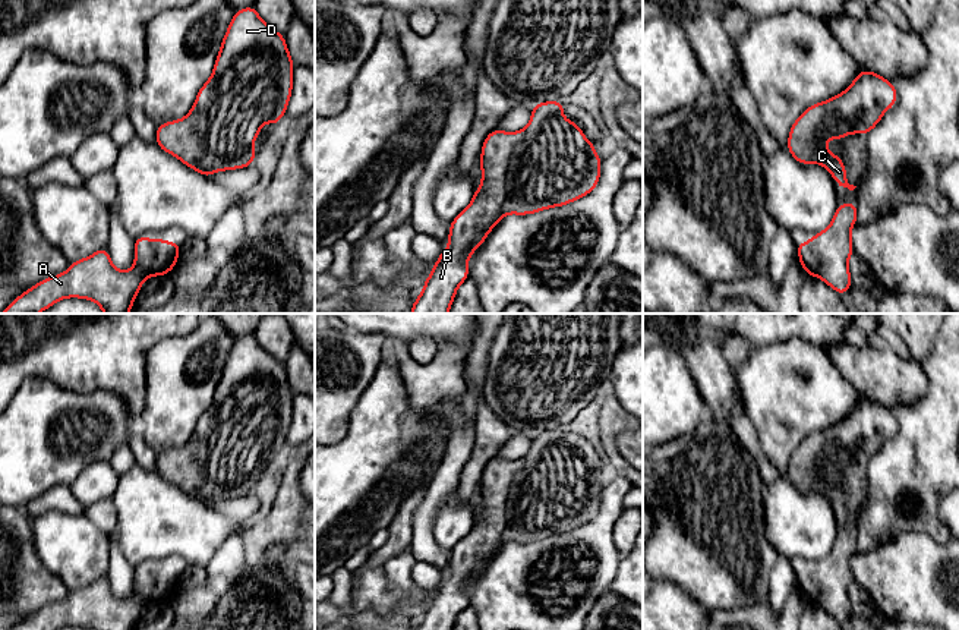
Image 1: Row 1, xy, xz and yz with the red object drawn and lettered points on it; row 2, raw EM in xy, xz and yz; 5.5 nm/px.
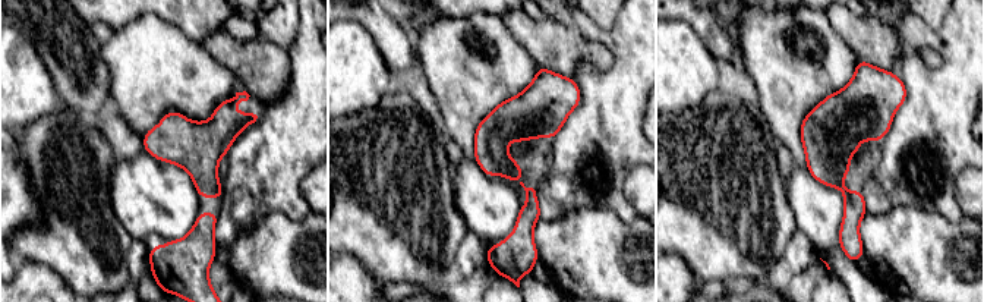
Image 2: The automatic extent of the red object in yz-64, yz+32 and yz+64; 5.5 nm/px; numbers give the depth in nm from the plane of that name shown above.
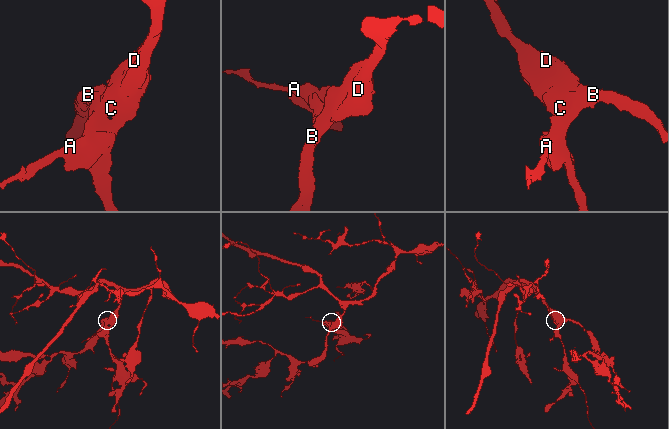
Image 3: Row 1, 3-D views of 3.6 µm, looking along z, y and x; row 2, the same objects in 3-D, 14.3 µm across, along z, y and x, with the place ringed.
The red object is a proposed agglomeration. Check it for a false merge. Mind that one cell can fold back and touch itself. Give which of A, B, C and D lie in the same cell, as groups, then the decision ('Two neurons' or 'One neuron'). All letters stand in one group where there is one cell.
Groups: A B C D. One neuron

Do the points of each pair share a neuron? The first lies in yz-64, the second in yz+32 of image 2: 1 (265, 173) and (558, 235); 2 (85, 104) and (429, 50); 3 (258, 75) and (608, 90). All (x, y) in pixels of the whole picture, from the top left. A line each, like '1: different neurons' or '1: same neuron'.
1: different neurons
2: different neurons
3: different neurons

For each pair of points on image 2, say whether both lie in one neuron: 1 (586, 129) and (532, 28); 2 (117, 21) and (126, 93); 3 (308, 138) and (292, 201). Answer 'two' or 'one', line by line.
1: two
2: two
3: one

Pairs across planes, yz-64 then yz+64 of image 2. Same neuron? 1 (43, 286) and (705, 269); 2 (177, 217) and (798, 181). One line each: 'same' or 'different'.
1: different
2: same

